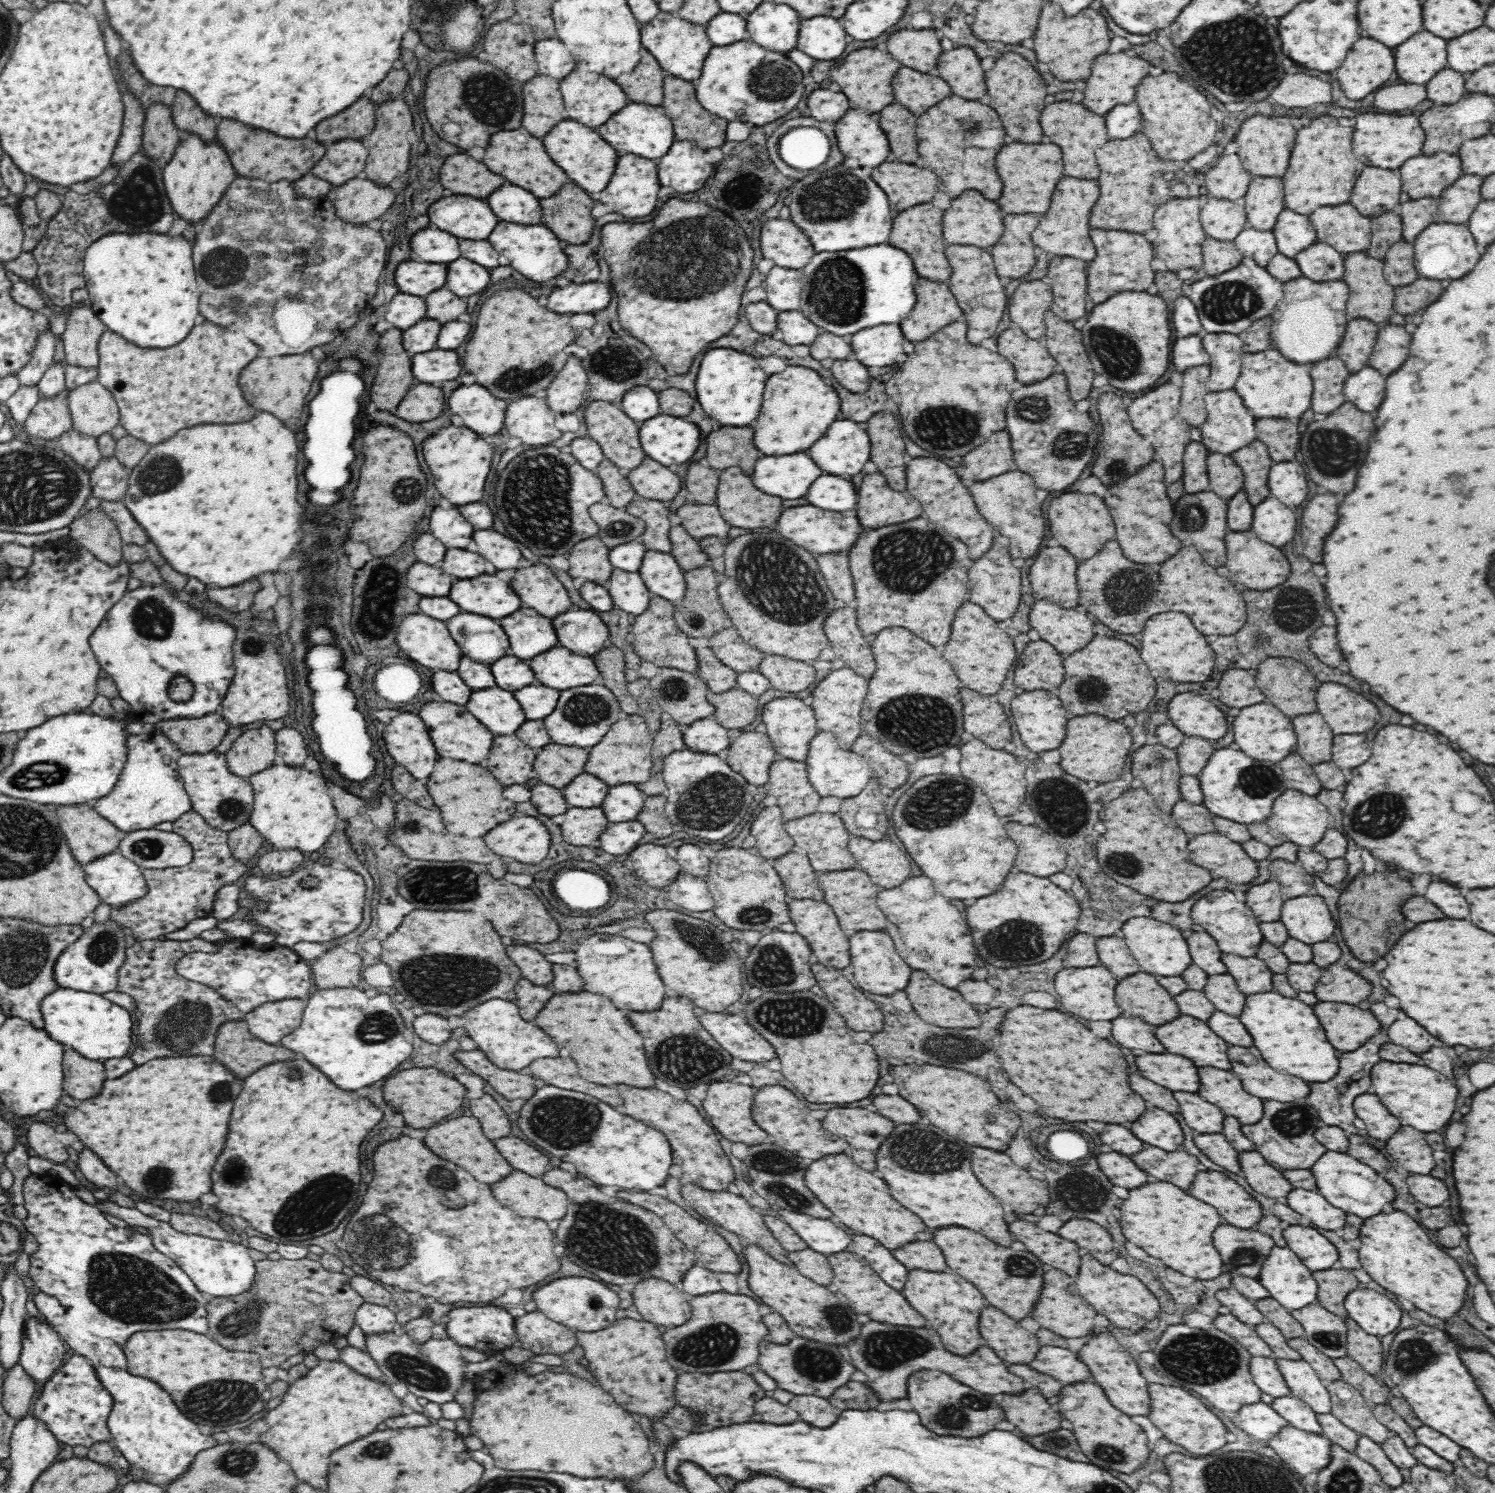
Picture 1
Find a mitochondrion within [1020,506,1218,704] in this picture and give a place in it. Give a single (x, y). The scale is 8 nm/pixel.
(1135, 583)

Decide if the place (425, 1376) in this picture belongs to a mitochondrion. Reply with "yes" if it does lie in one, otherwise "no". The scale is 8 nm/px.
yes

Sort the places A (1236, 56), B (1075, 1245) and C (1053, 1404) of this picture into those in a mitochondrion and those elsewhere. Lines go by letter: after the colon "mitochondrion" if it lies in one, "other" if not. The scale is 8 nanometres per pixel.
A: mitochondrion
B: other
C: other

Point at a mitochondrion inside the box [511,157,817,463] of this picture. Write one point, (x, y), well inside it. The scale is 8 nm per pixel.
(705, 253)

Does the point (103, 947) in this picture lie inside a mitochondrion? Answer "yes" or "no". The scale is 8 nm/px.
yes

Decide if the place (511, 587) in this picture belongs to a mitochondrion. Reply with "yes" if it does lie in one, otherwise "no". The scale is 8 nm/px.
no

